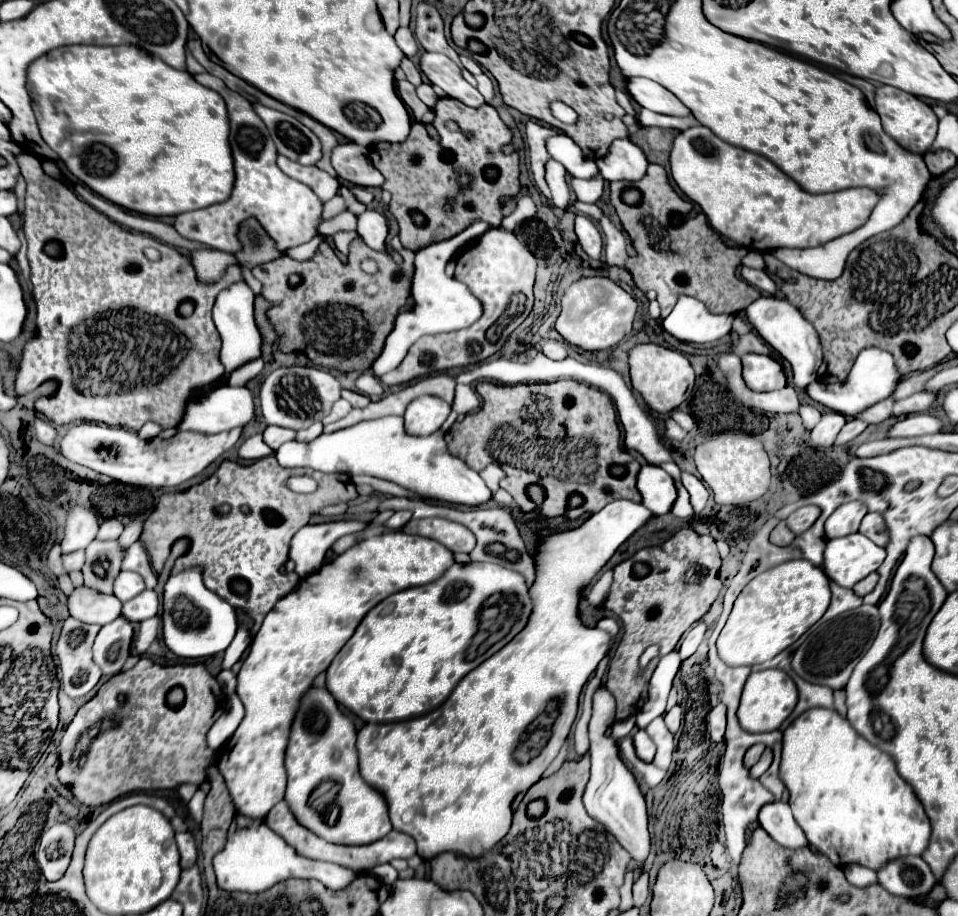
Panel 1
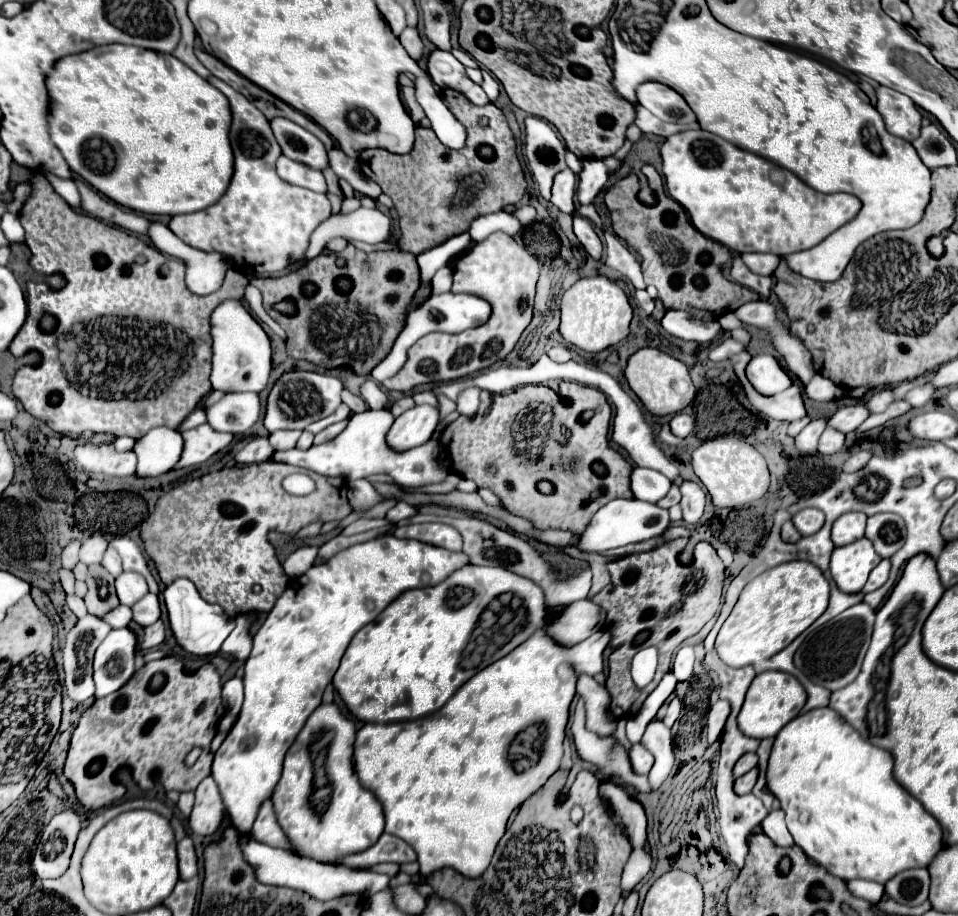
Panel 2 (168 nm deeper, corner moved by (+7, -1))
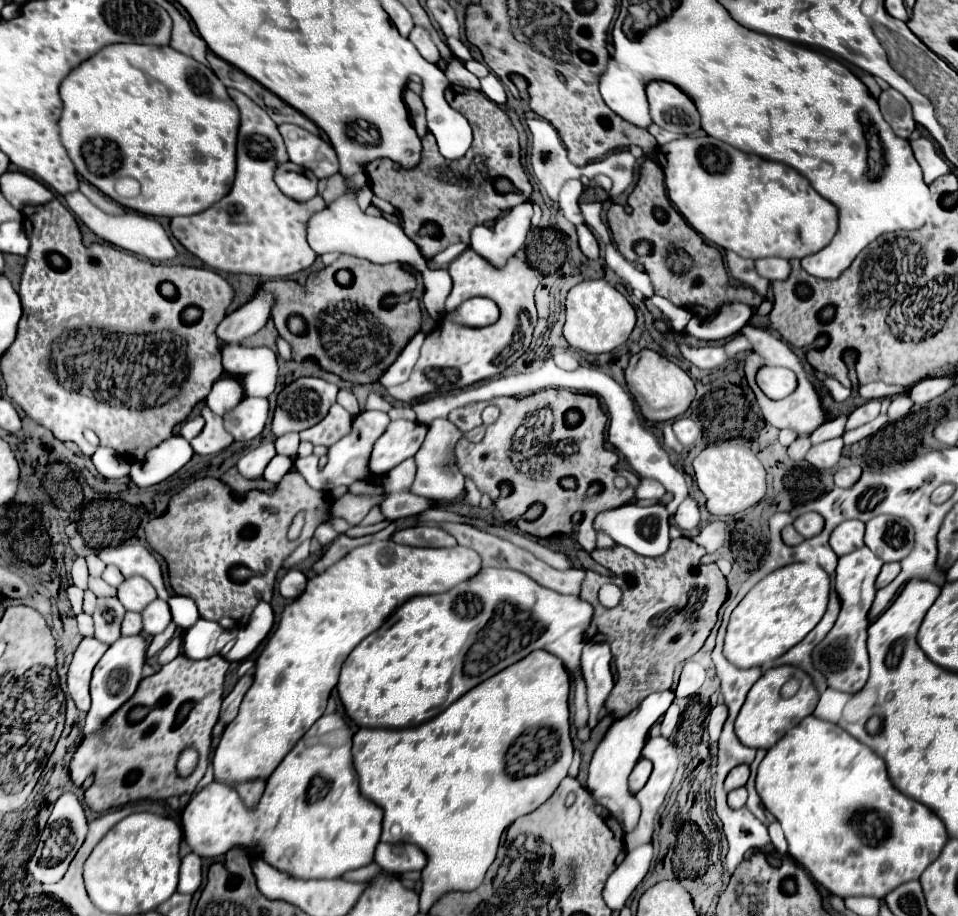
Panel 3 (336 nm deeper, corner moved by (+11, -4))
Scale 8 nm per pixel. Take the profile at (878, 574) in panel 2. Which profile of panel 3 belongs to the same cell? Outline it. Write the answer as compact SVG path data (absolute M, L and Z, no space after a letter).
M885 563L885 565L883 565L883 569L881 569L881 573L879 573L879 577L877 577L875 587L877 587L877 589L881 589L881 587L889 585L889 583L897 577L897 573L899 573L899 571L901 571L899 563Z

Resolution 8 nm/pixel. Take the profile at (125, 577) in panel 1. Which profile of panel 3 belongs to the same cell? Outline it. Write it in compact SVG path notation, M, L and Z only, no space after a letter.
M129 577L117 587L117 597L127 611L143 611L155 597L155 589L143 577Z

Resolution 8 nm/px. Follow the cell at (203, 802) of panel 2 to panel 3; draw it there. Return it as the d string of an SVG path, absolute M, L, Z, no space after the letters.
M337 713L319 717L301 741L285 755L281 765L267 779L265 793L255 809L247 809L241 797L221 783L209 783L197 791L181 813L185 841L199 857L217 857L233 845L241 845L249 853L257 853L269 865L301 879L333 879L345 871L359 869L373 861L375 845L381 835L383 811L359 793L357 775L351 759L353 731Z

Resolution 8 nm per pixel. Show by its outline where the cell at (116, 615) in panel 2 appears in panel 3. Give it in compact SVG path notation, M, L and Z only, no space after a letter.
M127 611L123 617L123 623L121 623L121 635L139 635L141 629L143 629L141 615Z

